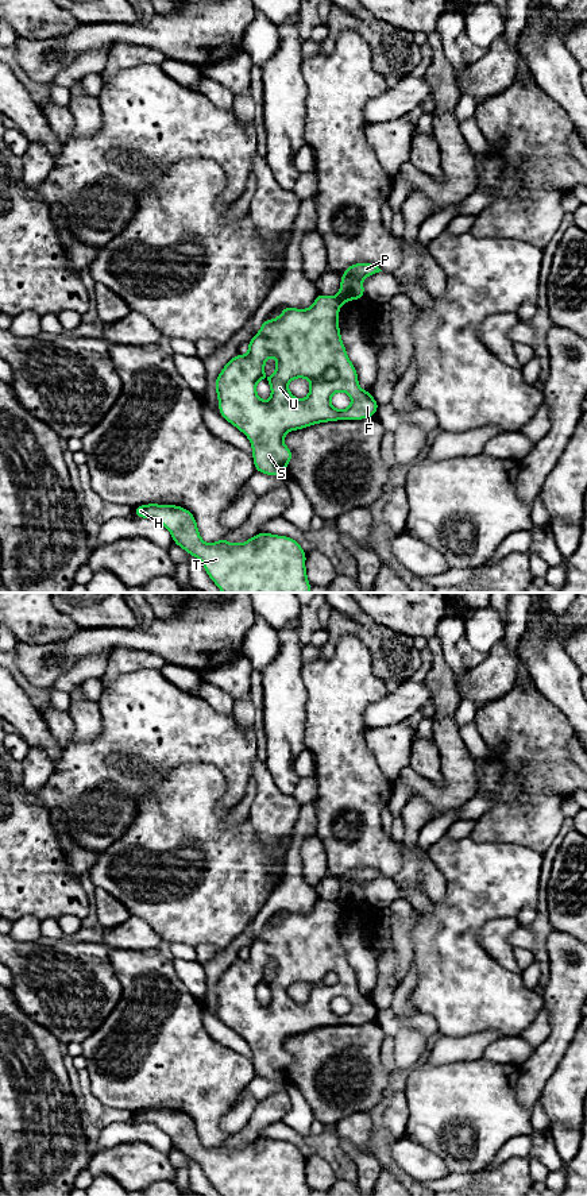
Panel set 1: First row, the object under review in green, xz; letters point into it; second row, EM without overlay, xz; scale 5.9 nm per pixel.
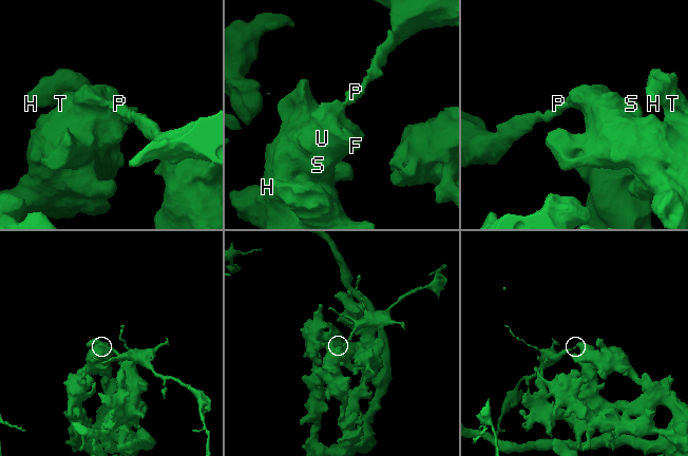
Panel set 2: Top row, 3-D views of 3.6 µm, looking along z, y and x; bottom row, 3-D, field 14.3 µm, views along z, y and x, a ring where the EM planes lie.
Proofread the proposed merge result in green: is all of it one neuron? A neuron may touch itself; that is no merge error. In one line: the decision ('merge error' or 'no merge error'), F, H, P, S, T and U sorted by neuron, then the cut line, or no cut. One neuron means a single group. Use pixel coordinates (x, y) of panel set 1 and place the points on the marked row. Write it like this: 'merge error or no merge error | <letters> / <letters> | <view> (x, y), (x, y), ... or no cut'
merge error | F H S T U / P | xz (336, 297), (342, 303)

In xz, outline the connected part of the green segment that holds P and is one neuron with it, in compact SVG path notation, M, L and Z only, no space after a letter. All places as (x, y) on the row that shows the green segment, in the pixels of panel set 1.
M355 263L343 271L337 298L341 304L364 297L363 278L382 271L374 263Z

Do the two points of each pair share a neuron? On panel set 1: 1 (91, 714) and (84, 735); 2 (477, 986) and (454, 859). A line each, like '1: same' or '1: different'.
1: same
2: same

